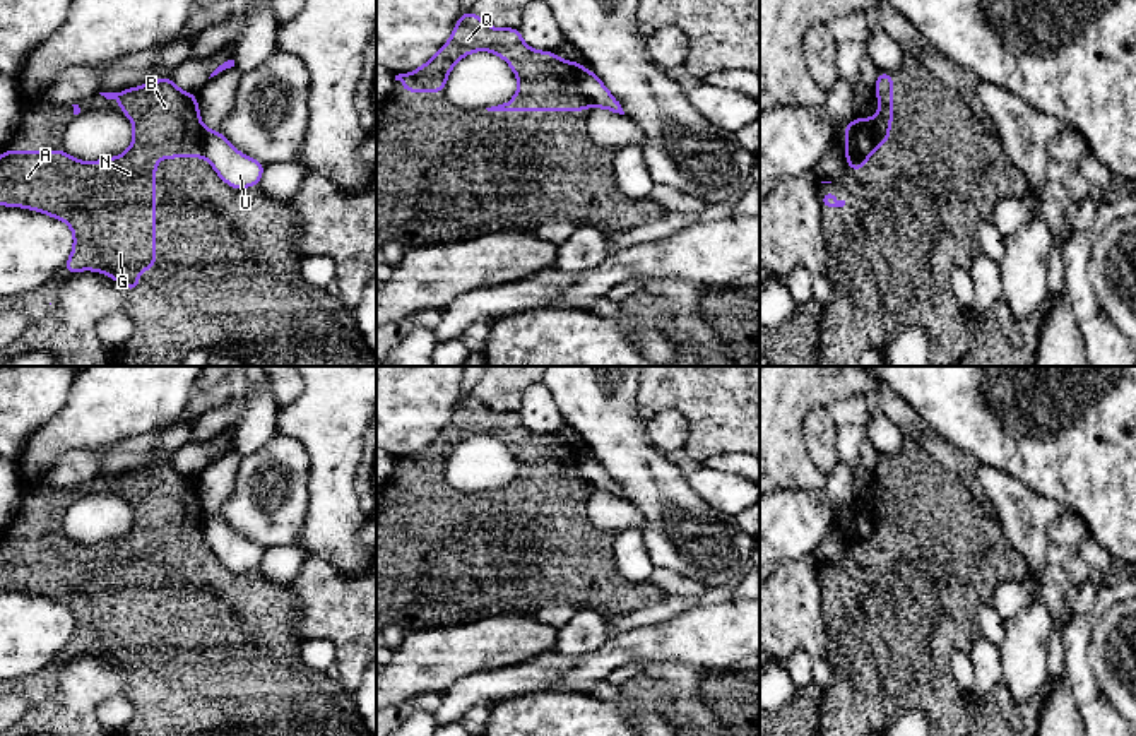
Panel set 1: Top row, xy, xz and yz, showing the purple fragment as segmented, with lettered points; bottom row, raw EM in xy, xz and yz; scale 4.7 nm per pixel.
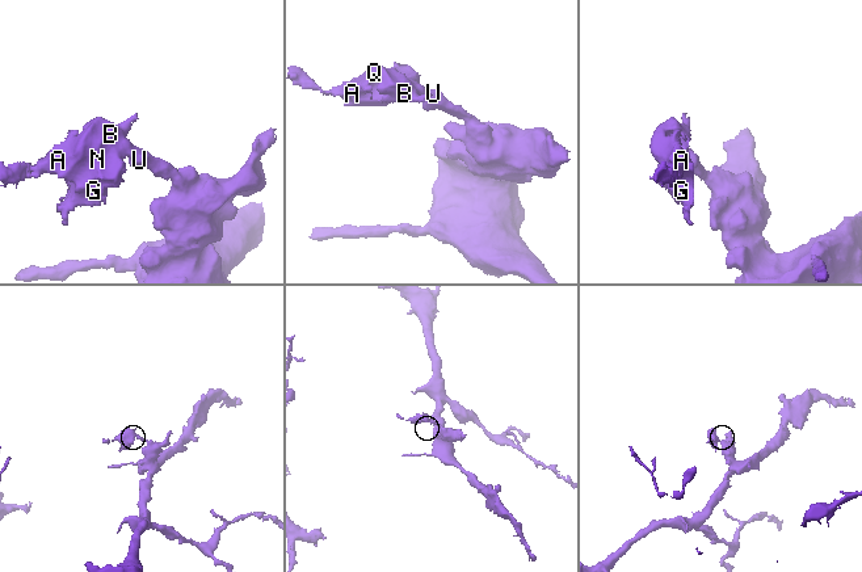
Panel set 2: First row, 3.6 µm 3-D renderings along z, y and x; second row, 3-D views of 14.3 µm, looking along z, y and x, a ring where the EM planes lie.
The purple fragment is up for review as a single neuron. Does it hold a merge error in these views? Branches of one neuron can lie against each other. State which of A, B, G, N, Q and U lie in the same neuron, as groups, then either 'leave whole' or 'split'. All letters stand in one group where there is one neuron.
A B G N Q / U; split

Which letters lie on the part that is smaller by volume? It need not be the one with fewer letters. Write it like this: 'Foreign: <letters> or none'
Foreign: A, B, G, N, Q

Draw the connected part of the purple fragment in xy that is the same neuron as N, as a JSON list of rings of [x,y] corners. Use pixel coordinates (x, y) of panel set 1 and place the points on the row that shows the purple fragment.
[[[163,77],[120,92],[99,92],[118,99],[120,111],[133,125],[130,147],[115,157],[77,161],[62,151],[10,151],[0,154],[0,205],[43,212],[67,223],[74,233],[74,248],[65,276],[96,270],[139,291],[139,272],[156,267],[156,164],[168,157],[202,157],[204,125],[197,92],[176,87]]]

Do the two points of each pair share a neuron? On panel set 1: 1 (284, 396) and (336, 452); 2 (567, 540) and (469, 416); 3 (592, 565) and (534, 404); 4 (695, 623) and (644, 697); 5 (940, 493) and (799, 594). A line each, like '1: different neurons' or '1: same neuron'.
1: different neurons
2: same neuron
3: different neurons
4: different neurons
5: different neurons

